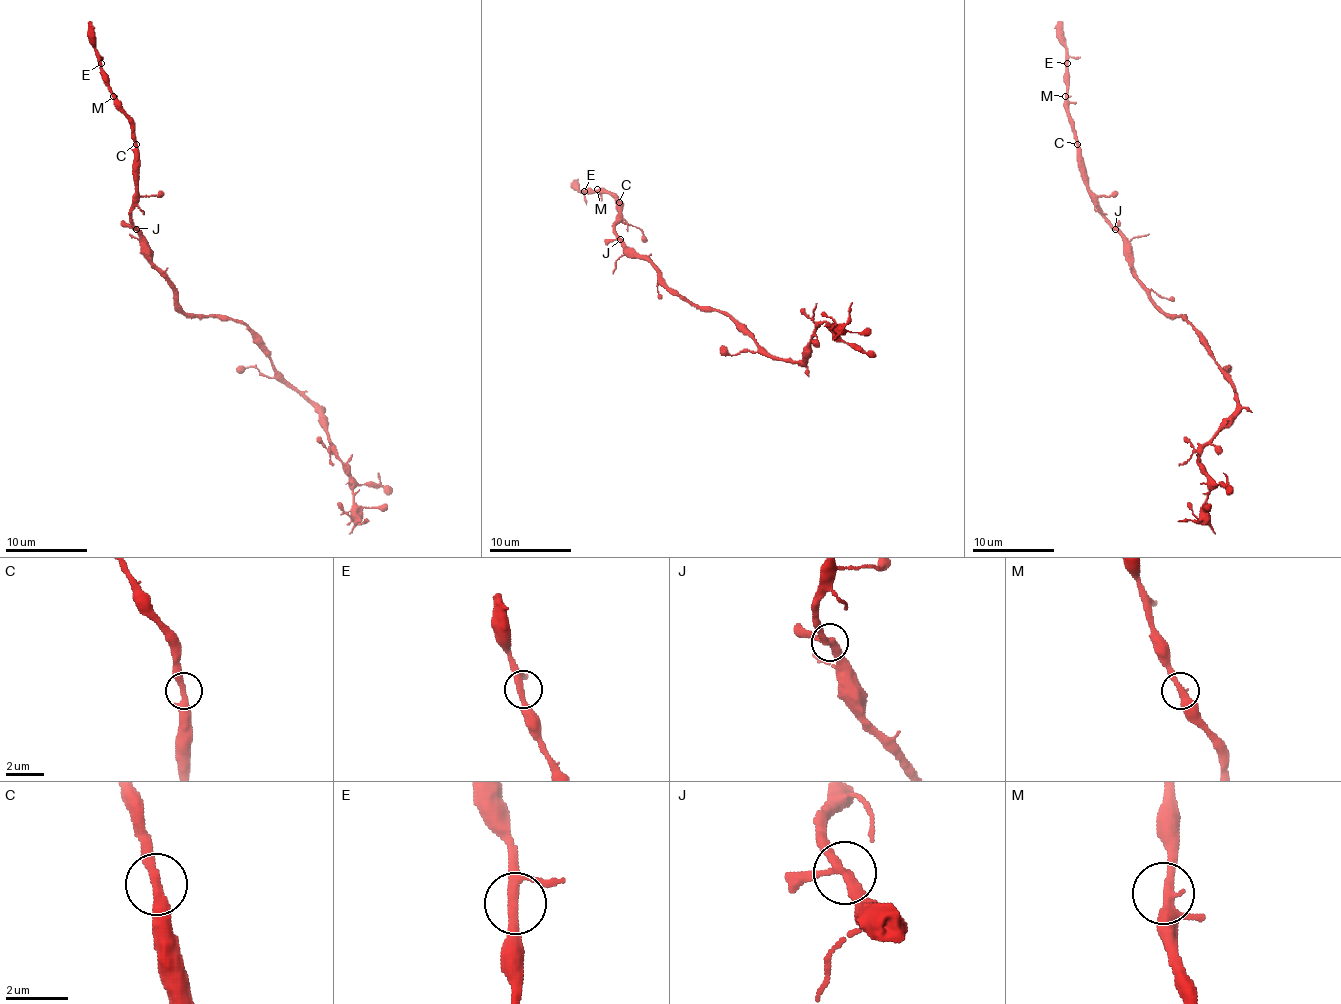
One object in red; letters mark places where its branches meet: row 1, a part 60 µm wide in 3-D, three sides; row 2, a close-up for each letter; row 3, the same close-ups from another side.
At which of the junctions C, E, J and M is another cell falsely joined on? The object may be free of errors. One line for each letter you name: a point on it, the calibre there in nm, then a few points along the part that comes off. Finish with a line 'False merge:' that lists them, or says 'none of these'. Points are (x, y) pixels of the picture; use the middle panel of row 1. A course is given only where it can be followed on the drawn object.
False merge: none of these

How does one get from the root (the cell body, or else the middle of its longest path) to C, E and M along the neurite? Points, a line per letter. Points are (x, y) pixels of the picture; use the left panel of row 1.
C: (187, 315), (177, 304), (177, 290), (152, 261), (150, 247), (132, 220), (136, 191), (136, 144)
E: (187, 315), (177, 304), (177, 290), (152, 261), (150, 247), (132, 220), (136, 144), (130, 119), (101, 63)
M: (187, 315), (177, 304), (177, 290), (152, 261), (150, 247), (132, 220), (136, 144), (130, 119), (113, 96)

